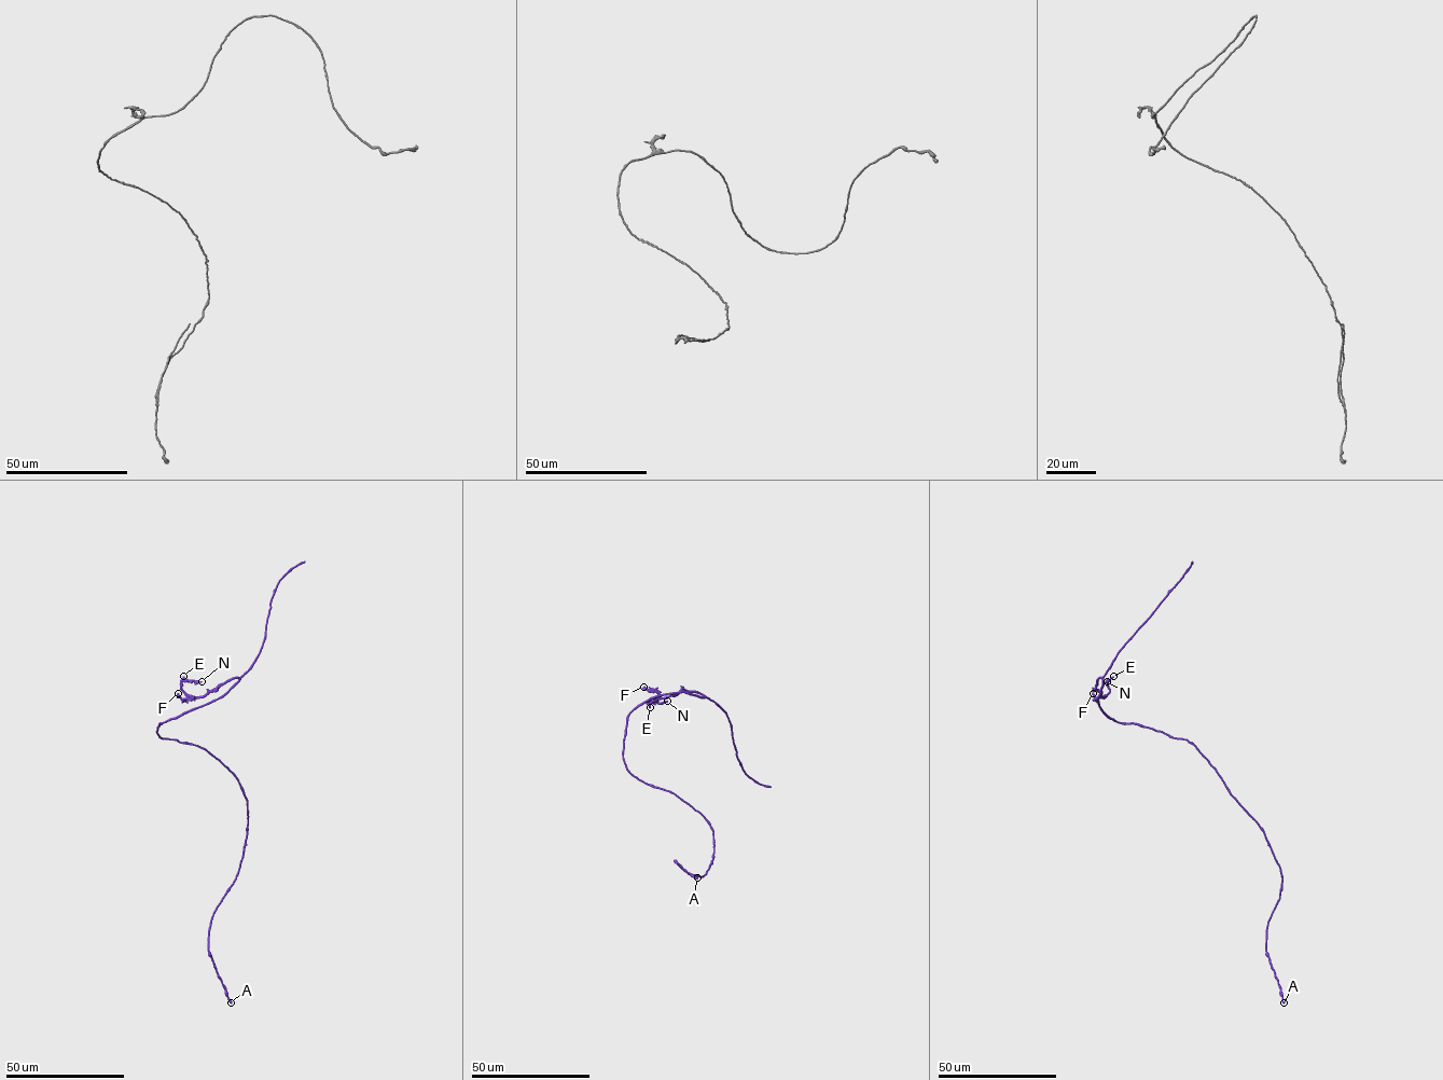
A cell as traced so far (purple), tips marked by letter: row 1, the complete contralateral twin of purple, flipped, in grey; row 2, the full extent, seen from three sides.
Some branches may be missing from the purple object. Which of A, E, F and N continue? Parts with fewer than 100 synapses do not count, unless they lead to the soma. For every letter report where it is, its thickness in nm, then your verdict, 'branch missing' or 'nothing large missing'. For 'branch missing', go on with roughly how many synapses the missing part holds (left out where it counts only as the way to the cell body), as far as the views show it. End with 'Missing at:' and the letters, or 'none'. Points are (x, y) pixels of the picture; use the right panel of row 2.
A: at (1284, 1002); 420 nm thick; nothing large missing
E: at (1113, 676); 170 nm thick; nothing large missing
F: at (1093, 693); 400 nm thick; nothing large missing
N: at (1107, 681); 240 nm thick; nothing large missing
Missing at: none

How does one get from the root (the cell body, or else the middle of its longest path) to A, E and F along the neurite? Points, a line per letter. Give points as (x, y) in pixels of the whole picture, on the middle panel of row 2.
A: (644, 783), (674, 793), (709, 824), (713, 856), (706, 873), (703, 876), (690, 874), (674, 860), (697, 877)
E: (644, 783), (623, 757), (627, 716), (663, 694), (705, 696), (680, 690), (647, 702), (650, 707)
F: (644, 783), (623, 757), (627, 716), (663, 694), (705, 696), (680, 690), (661, 697), (643, 687)

